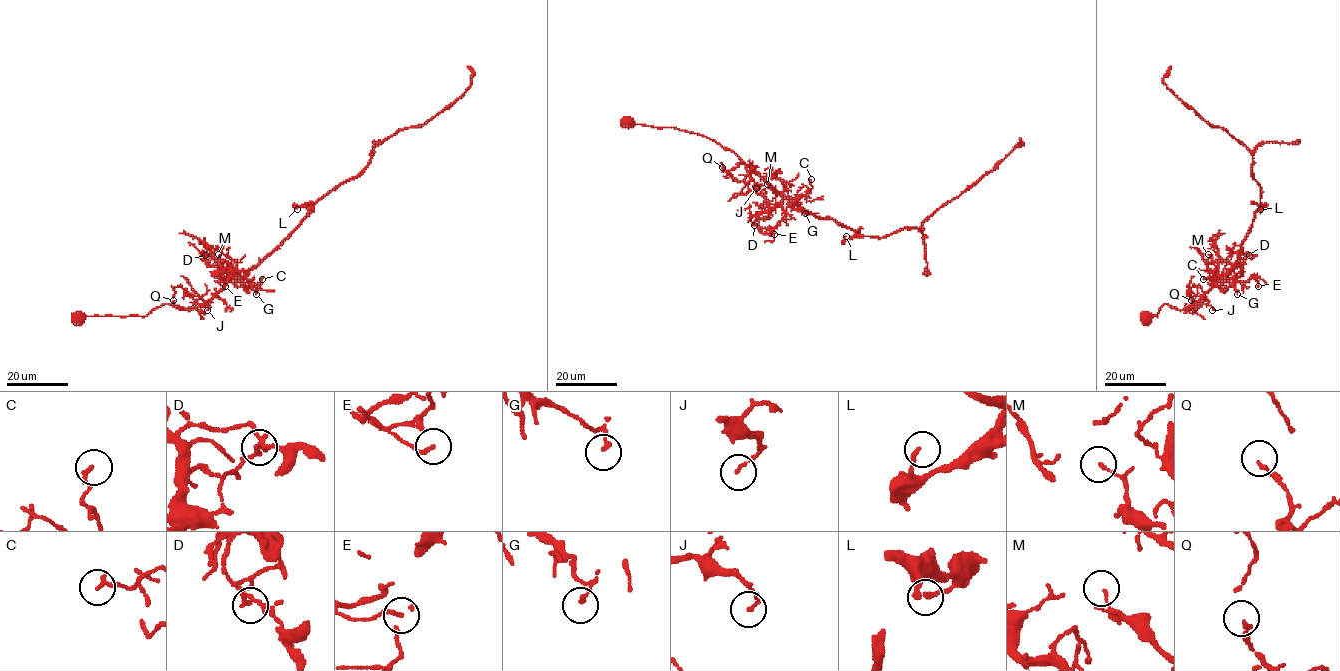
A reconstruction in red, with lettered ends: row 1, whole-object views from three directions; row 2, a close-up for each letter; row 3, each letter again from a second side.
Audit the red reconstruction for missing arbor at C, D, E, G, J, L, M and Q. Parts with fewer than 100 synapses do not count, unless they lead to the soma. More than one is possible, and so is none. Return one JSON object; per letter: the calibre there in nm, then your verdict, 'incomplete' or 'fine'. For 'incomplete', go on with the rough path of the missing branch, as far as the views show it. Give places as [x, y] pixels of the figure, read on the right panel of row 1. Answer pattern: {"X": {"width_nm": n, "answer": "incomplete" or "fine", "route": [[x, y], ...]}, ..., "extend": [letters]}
{"C": {"width_nm": 180, "answer": "fine"}, "D": {"width_nm": 140, "answer": "fine"}, "E": {"width_nm": 160, "answer": "fine"}, "G": {"width_nm": 100, "answer": "fine"}, "J": {"width_nm": 130, "answer": "fine"}, "L": {"width_nm": 170, "answer": "fine"}, "M": {"width_nm": 100, "answer": "fine"}, "Q": {"width_nm": 150, "answer": "fine"}, "extend": []}

